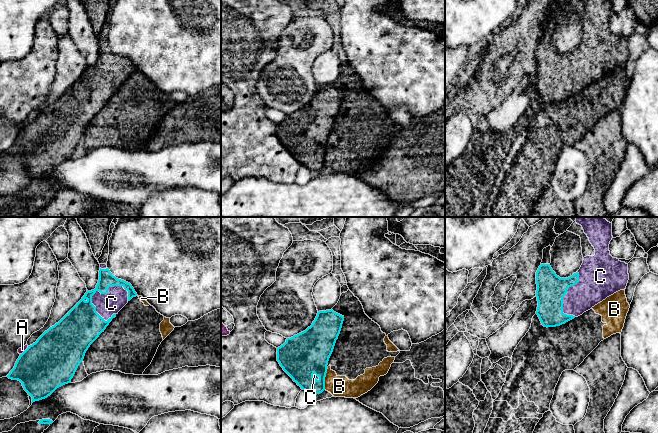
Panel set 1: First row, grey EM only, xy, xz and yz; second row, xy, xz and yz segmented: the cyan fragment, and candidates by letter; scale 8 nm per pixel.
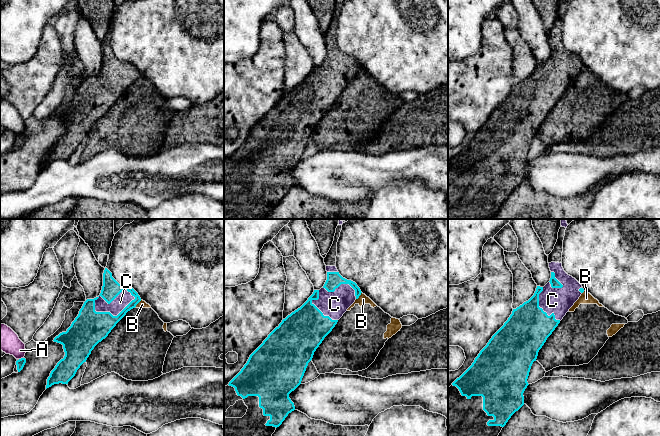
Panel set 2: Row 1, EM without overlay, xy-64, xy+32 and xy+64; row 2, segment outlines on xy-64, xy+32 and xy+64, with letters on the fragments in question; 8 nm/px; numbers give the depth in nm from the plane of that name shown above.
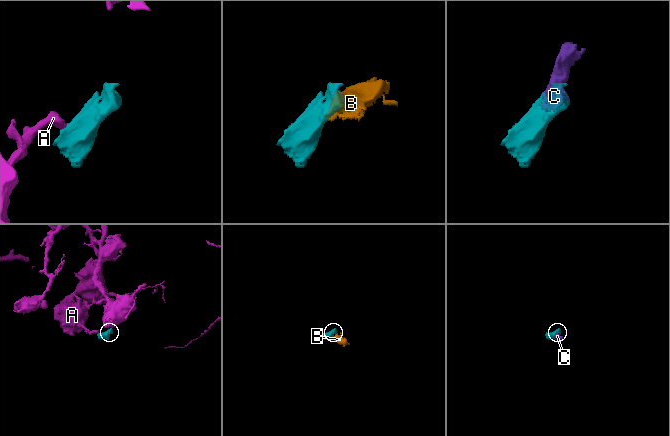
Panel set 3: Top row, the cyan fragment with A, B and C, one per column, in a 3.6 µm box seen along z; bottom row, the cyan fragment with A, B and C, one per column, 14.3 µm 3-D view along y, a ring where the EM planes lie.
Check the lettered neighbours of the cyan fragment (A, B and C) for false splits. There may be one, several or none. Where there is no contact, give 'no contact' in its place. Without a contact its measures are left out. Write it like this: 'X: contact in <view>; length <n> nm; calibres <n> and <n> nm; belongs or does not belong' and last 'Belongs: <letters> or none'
A: contact in xy; length 100 nm; calibres 420 and 50 nm; does not belong
B: contact in xz; length 170 nm; calibres 340 and 180 nm; does not belong
C: contact in xy; length 320 nm; calibres 260 and 180 nm; belongs
Belongs: C

